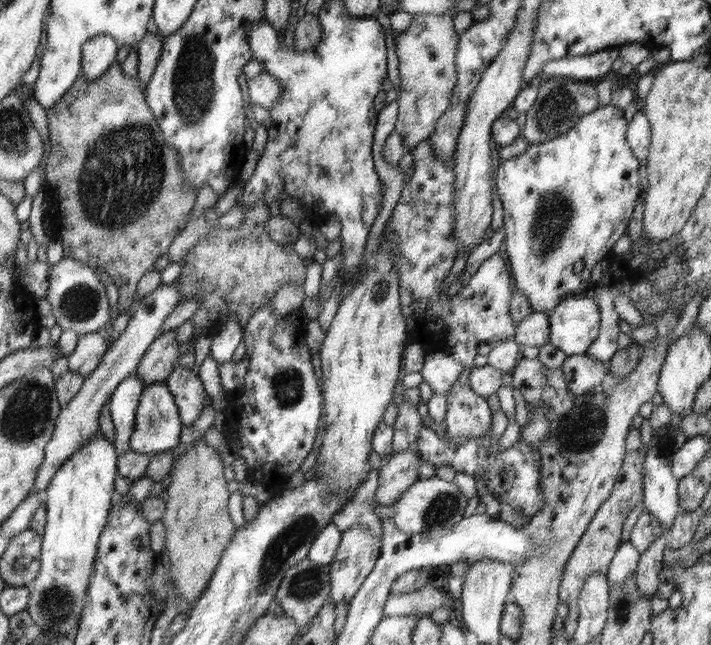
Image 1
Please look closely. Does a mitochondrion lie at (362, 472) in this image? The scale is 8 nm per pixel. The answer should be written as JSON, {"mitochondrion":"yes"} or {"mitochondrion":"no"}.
{"mitochondrion":"no"}

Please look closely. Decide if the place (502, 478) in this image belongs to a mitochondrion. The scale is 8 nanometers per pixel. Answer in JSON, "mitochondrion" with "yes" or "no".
{"mitochondrion":"no"}

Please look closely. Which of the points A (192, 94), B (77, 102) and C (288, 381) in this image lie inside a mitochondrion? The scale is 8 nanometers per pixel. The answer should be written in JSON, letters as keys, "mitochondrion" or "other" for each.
{"A":"mitochondrion","B":"other","C":"mitochondrion"}

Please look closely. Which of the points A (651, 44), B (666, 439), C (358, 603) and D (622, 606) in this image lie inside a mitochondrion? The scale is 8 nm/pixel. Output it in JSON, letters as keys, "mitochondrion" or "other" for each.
{"A":"other","B":"mitochondrion","C":"other","D":"mitochondrion"}

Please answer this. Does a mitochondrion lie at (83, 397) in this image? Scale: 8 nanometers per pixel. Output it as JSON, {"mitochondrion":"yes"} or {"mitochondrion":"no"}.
{"mitochondrion":"no"}

